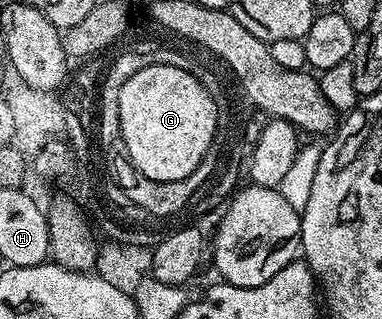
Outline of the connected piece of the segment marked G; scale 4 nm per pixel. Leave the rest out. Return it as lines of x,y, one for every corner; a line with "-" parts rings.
151,63
120,89
120,143
142,177
180,181
200,165
212,144
218,105
198,76
170,64

